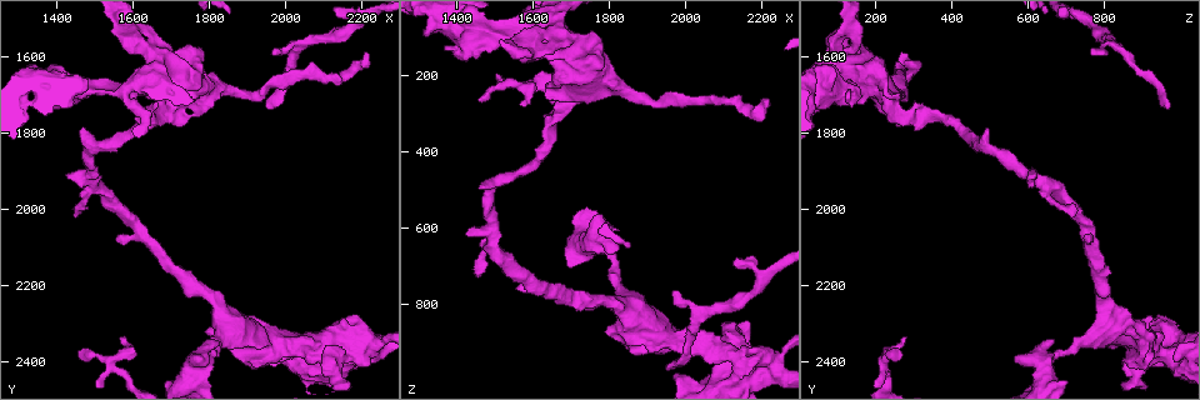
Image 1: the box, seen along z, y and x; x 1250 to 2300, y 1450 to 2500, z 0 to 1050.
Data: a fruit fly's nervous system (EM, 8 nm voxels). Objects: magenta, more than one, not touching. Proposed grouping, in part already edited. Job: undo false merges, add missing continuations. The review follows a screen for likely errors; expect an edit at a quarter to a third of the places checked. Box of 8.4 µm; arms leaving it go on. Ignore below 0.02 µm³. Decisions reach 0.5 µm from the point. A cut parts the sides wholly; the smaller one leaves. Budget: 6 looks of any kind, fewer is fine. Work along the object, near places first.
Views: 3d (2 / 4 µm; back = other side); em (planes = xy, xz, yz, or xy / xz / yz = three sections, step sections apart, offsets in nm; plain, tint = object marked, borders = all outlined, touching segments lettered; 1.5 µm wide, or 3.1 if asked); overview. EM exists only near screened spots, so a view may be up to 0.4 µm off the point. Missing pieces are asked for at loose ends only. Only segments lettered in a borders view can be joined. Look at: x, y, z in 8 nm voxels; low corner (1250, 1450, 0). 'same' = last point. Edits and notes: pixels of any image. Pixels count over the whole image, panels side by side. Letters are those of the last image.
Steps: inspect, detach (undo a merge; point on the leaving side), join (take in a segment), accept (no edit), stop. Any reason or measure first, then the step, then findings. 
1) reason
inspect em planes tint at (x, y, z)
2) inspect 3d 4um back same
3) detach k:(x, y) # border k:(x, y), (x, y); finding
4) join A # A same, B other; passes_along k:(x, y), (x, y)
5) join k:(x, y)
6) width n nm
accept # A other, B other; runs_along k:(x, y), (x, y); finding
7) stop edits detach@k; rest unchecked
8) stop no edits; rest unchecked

an open end
inspect 3d 2um at (1780, 1750, 230)

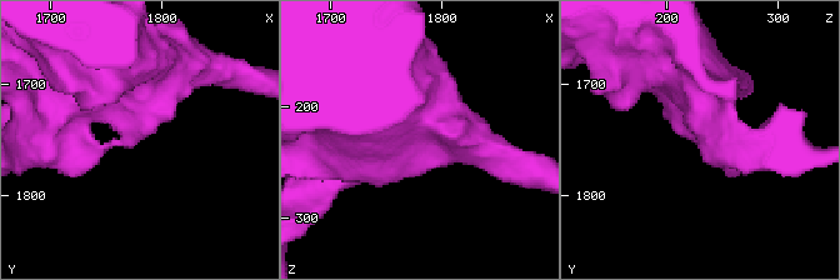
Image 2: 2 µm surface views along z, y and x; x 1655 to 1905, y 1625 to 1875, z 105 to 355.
now the EM
inspect em xy step 4 tint at (1782, 1748, 224)

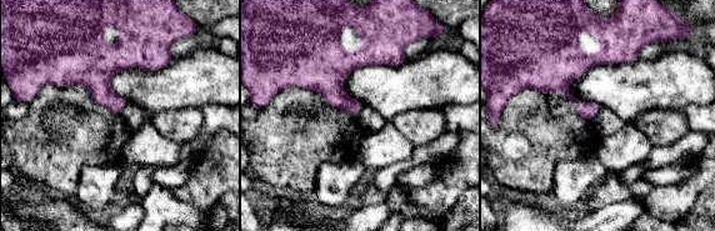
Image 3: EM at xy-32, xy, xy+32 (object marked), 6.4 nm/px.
inspect em planes borders same

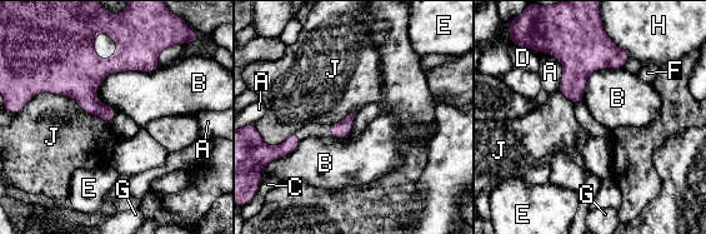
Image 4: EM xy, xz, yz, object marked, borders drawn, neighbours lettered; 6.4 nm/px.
longest_contact B 460 nm
accept # A other, B other, C other, D other, E other, F other, G other, H other, J other; no lettered segment goes on from it

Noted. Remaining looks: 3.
branch stops here
inspect em xz step 4 borders at (1465, 1790, 495)

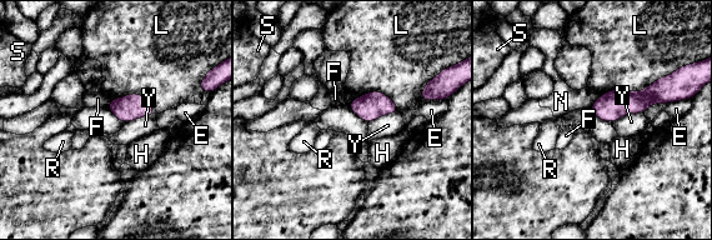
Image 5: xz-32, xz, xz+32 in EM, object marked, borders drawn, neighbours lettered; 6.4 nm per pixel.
accept # E other, F other, H other, L other, N other, R other, S other, Y other; border 5:(155, 114), (140, 116), (124, 124); no lettered segment goes on from it

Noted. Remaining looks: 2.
branch stops here
inspect 3d 4um at (1565, 2080, 770)

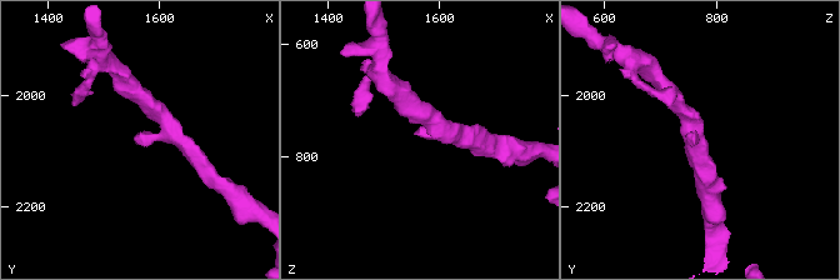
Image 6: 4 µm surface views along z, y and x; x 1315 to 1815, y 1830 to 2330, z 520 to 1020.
arm_widths 220, 260 nm; now the EM
inspect em planes borders at (1560, 2085, 765)

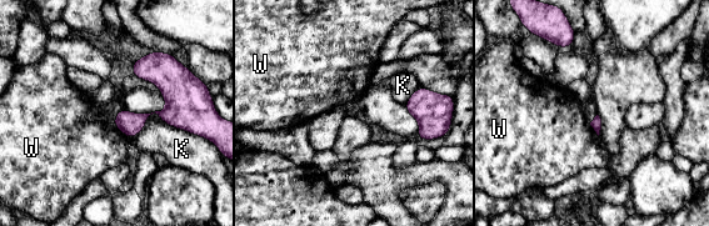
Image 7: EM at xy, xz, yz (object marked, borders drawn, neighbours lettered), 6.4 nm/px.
accept # K other, W other; runs_along 7:(135, 65), (169, 91), (186, 121); no lettered segment goes on from it

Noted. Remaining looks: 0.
stop no edits; rest unchecked

